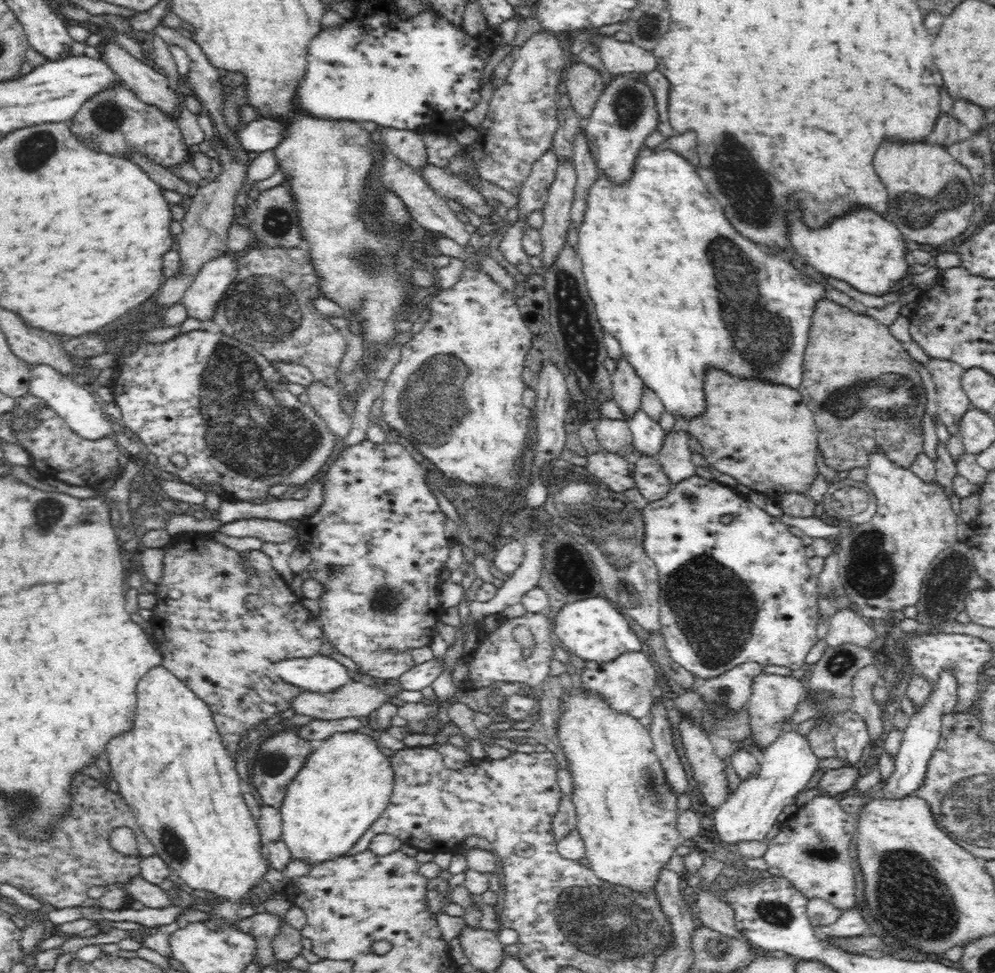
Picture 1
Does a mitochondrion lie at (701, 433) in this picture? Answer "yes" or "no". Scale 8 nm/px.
no

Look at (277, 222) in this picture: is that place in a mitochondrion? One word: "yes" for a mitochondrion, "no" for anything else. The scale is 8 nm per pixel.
yes

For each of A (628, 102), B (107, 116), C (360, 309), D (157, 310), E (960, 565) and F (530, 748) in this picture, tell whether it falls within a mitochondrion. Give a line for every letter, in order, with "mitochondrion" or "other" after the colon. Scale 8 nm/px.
A: mitochondrion
B: mitochondrion
C: mitochondrion
D: other
E: mitochondrion
F: other

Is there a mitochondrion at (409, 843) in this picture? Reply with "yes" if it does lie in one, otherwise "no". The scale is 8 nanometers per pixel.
no

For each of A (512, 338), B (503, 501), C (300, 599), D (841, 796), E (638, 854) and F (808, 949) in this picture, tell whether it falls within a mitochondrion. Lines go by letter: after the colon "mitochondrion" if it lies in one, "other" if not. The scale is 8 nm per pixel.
A: other
B: other
C: other
D: other
E: other
F: other

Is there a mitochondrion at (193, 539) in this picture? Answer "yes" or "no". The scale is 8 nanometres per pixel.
no

